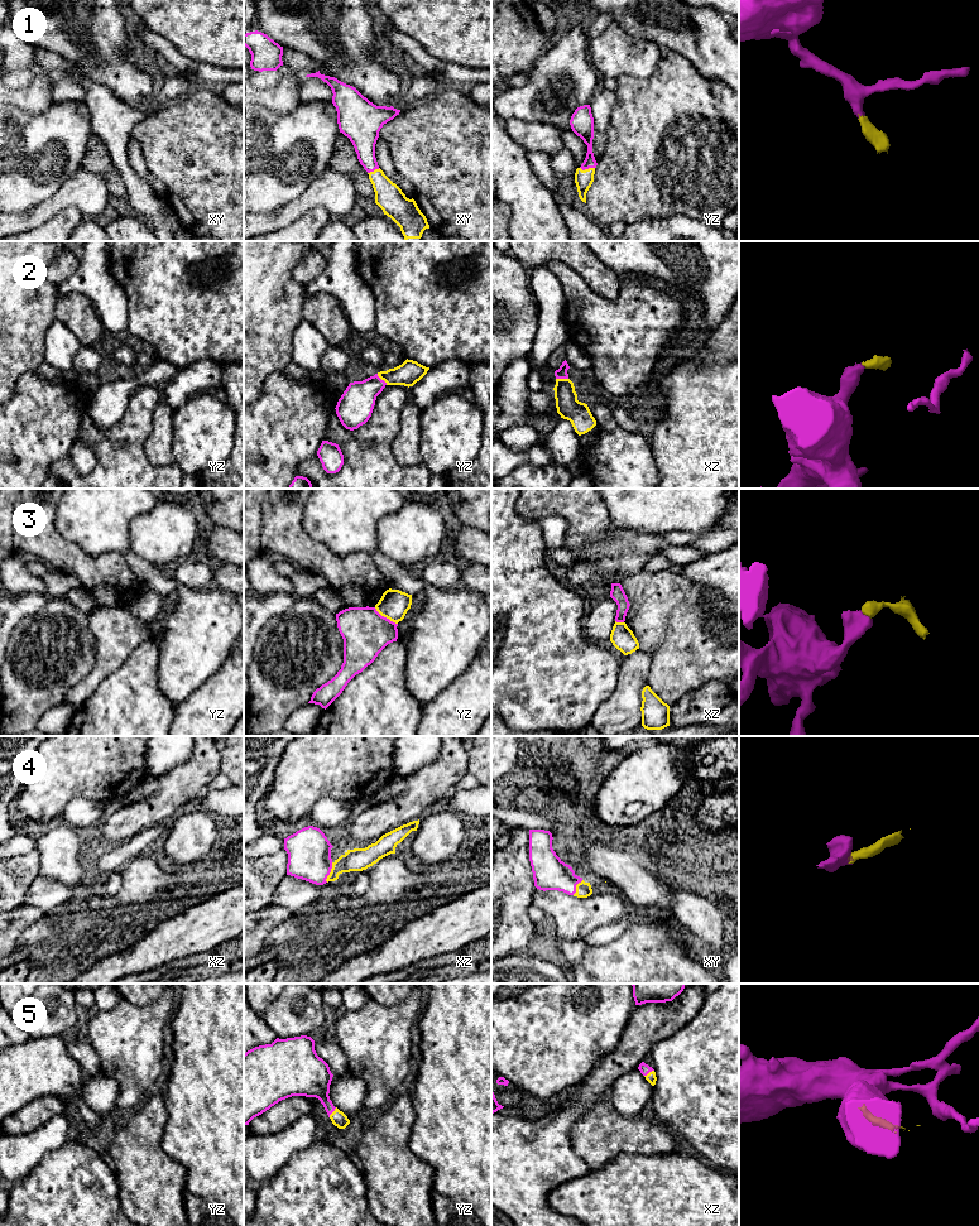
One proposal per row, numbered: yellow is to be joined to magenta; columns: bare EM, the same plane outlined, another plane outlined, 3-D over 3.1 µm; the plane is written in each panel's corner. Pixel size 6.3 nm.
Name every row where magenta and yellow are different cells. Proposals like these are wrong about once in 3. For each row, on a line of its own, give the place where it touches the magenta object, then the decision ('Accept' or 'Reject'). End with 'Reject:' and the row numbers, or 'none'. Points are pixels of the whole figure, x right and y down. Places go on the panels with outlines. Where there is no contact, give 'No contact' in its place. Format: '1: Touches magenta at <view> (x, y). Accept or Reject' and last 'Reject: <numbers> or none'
1: Touches magenta at yz (588, 168). Accept
2: Touches magenta at yz (380, 379). Accept
3: Touches magenta at yz (385, 618). Reject
4: Touches magenta at xz (330, 871). Accept
5: Touches magenta at yz (332, 1111). Accept
Reject: 3

